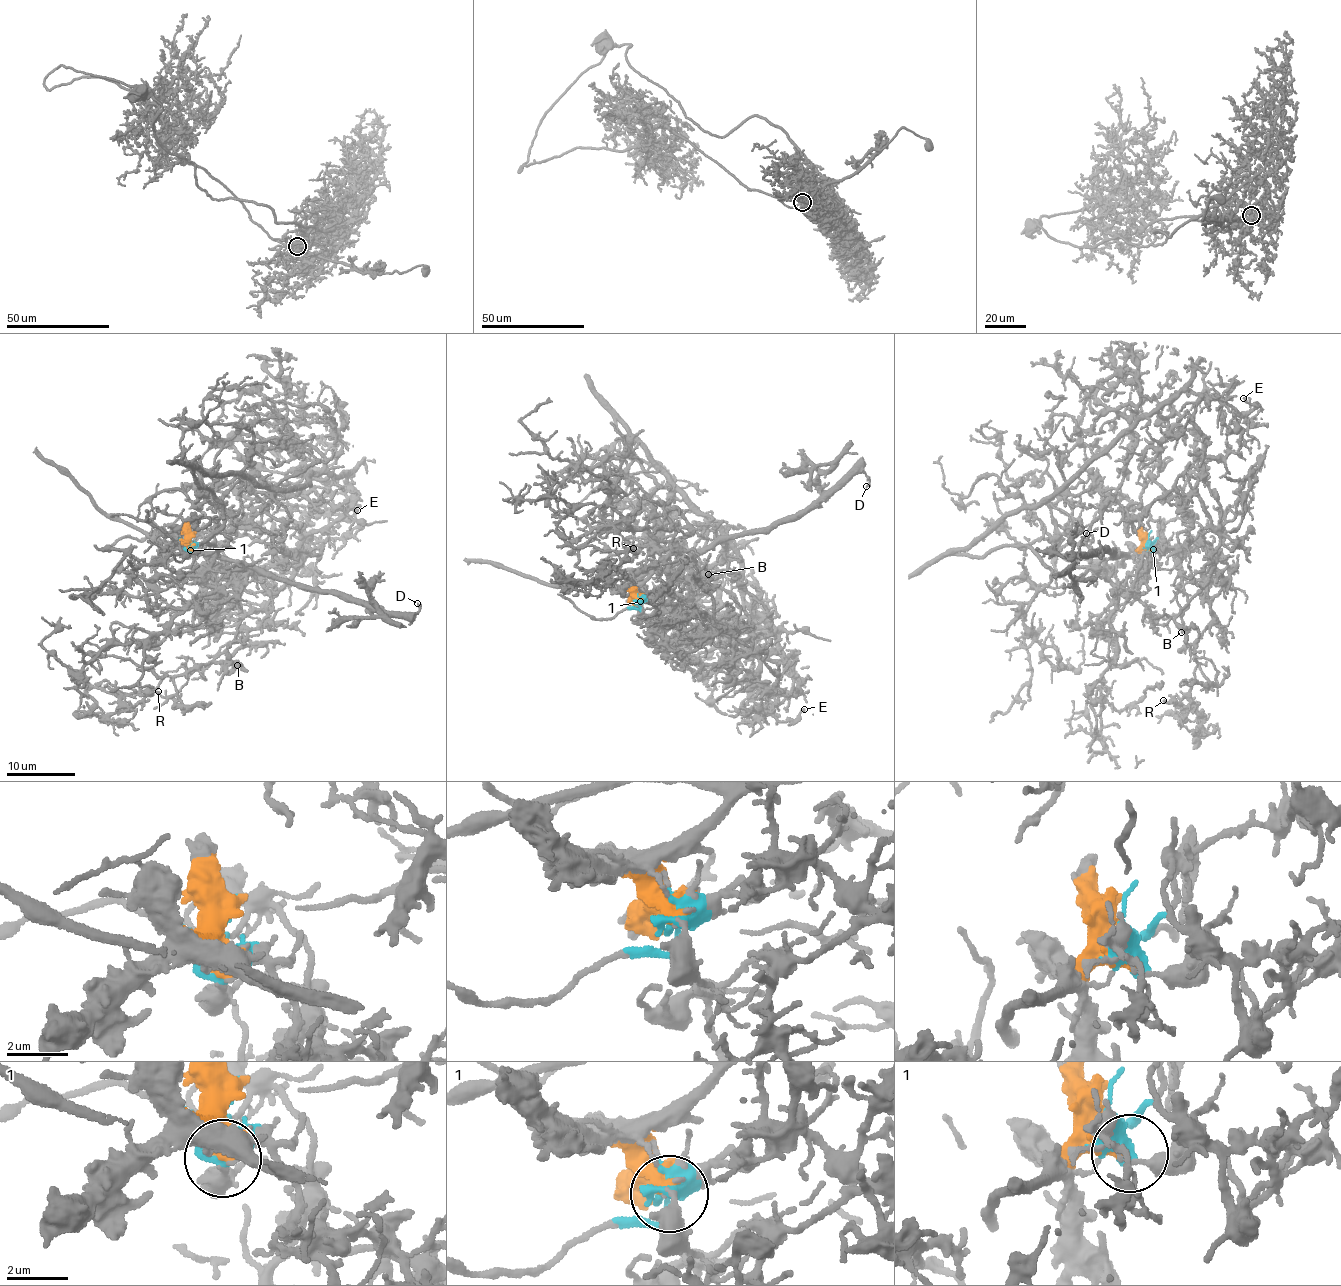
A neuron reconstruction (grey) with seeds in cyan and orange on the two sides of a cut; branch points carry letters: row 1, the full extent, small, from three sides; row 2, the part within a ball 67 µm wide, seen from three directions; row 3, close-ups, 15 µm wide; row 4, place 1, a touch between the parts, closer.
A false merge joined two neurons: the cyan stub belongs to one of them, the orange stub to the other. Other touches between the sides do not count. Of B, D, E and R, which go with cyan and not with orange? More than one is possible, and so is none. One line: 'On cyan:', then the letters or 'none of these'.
On cyan: B, E, R

